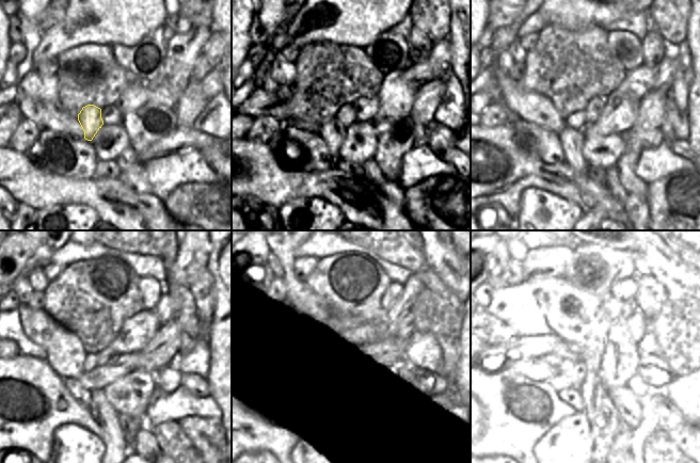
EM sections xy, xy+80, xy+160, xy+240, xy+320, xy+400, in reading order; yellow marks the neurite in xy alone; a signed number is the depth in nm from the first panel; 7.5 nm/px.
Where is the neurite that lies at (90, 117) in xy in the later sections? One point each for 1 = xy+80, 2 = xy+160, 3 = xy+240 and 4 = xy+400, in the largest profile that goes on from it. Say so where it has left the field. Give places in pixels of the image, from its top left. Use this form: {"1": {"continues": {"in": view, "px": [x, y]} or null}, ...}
{"1": {"continues": {"in": "xy+80", "px": [333, 132]}}, "2": {"continues": {"in": "xy+160", "px": [572, 141]}}, "3": {"continues": {"in": "xy+240", "px": [116, 447]}}, "4": {"continues": {"in": "xy+400", "px": [598, 408]}}}

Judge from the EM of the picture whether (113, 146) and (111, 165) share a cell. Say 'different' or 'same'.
different

